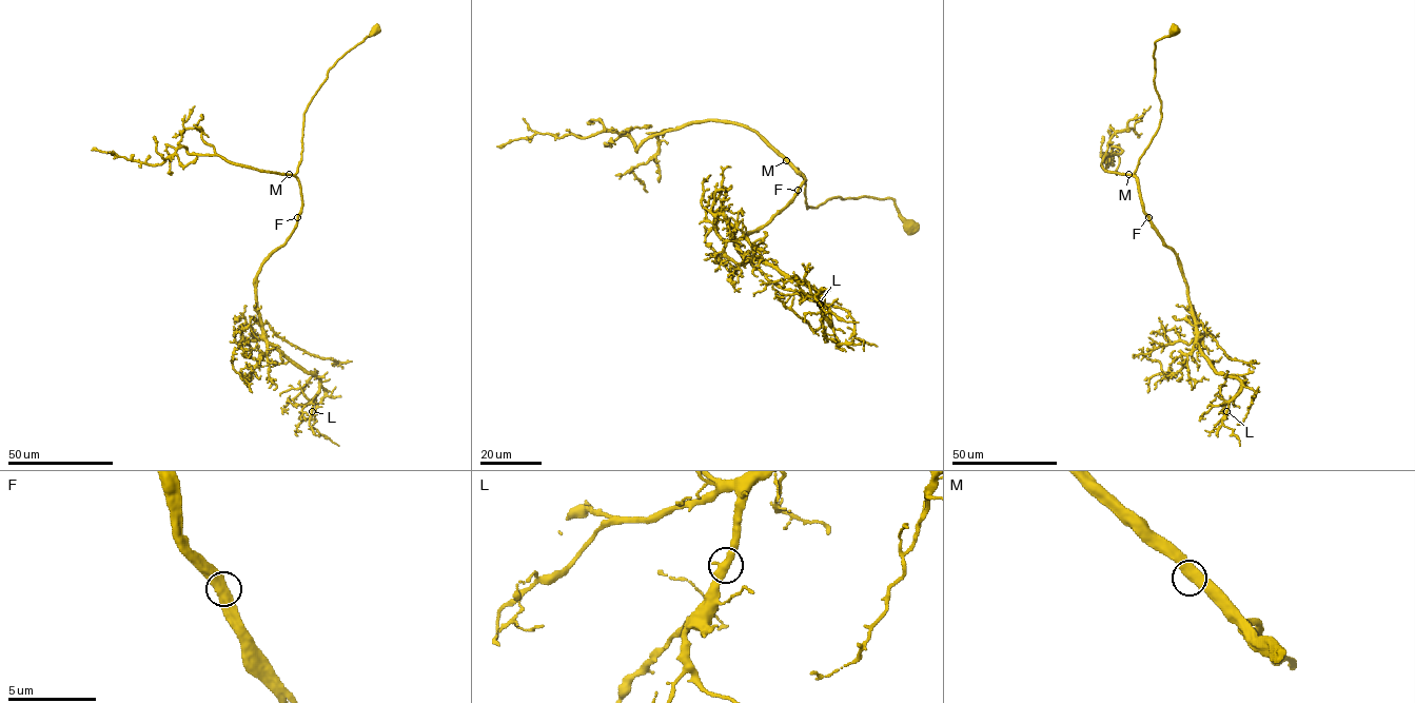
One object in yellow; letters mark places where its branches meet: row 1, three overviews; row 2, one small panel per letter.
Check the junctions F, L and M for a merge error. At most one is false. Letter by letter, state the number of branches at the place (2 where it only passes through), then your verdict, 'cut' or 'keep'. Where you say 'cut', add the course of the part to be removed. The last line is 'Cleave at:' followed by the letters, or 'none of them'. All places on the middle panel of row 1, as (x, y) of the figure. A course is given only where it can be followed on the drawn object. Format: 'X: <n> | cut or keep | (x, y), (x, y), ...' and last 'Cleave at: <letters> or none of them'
F: 2 | keep
L: 2 | keep
M: 2 | keep
Cleave at: none of them

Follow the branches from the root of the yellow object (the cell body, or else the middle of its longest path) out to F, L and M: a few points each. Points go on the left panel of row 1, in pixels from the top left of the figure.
F: (377, 31), (337, 61), (306, 111), (301, 158), (295, 174), (302, 201), (297, 217)
L: (377, 31), (337, 61), (306, 111), (295, 174), (301, 213), (257, 276), (266, 338), (319, 378), (312, 411)
M: (377, 31), (346, 53), (329, 71), (305, 113), (301, 161), (297, 172), (289, 174)

